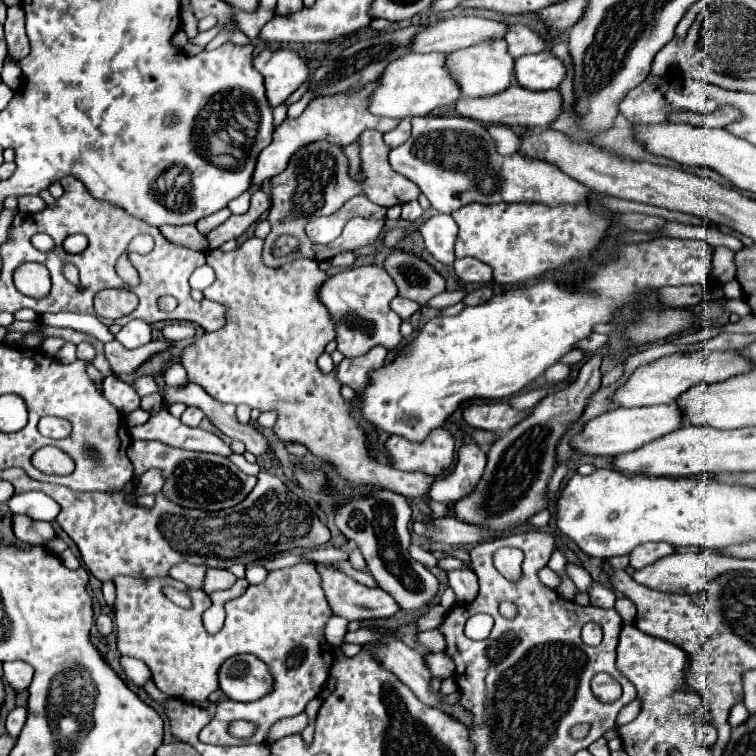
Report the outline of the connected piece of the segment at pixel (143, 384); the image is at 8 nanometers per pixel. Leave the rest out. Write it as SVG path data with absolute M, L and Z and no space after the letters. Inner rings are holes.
M140 376L134 380L134 390L140 394L140 396L146 396L146 394L152 394L152 392L158 392L160 388L156 386L154 378L152 376Z

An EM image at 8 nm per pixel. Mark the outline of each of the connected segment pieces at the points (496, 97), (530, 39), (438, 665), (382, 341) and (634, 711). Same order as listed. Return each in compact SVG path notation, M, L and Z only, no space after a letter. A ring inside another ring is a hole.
M518 84L508 86L504 92L484 96L484 98L460 98L454 106L454 112L464 118L480 120L484 124L504 124L514 130L520 128L534 128L534 126L548 126L556 116L560 114L562 98L558 90L544 90L544 92L532 92L526 88L518 88Z
M520 24L508 26L504 40L508 42L508 52L514 60L524 54L538 54L546 46L546 42L538 34L534 34L530 28L520 26Z
M438 652L438 654L426 654L424 656L426 660L426 666L430 670L430 676L432 678L440 678L440 680L446 680L452 676L454 672L454 664L450 660L450 656L446 656L446 652Z
M366 264L358 268L342 270L334 276L330 276L318 290L320 302L330 312L330 318L334 322L336 330L336 344L346 358L348 356L362 356L374 346L384 346L388 350L396 350L402 346L402 334L400 334L400 316L392 312L390 302L396 298L396 284L392 284L392 278L384 272L384 268Z
M634 700L632 704L628 704L628 706L618 714L618 718L616 718L616 728L632 722L632 720L638 716L638 712L640 712L640 700Z

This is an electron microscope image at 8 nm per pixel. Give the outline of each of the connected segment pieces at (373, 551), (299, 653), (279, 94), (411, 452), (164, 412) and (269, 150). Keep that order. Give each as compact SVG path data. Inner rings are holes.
M376 490L370 494L370 498L358 498L342 506L336 512L336 526L348 540L356 542L378 586L390 592L398 600L400 608L416 610L420 606L428 606L434 600L438 592L438 580L424 564L414 560L408 552L412 544L412 536L408 532L410 514L412 510L404 496Z
M298 564L292 568L284 570L274 570L268 574L268 578L258 584L258 586L248 586L246 592L230 602L226 602L226 622L224 628L208 636L202 626L202 612L210 606L210 598L196 588L188 588L186 584L180 584L178 580L172 580L166 576L164 580L132 580L128 576L120 576L114 580L116 586L116 642L118 650L124 656L134 656L140 658L148 664L152 670L152 680L154 684L168 696L172 698L184 698L188 702L194 700L206 700L210 692L218 690L218 680L216 672L220 664L236 654L254 654L260 658L272 676L272 692L262 696L260 700L254 702L234 702L230 698L222 698L216 702L216 714L212 722L200 732L200 740L206 744L214 746L242 746L242 744L264 744L270 728L280 720L280 718L292 718L304 712L304 706L320 696L326 680L328 680L328 664L332 662L332 646L324 638L324 624L332 616L328 602L324 598L318 570L312 564ZM172 586L176 590L188 592L192 598L192 608L180 608L174 602L170 602L164 596L164 588ZM230 720L252 720L258 724L258 732L250 740L236 740L228 734L228 724Z
M264 48L254 58L254 68L264 76L266 98L272 108L282 104L308 78L304 60L292 50Z
M444 426L434 428L422 442L410 442L404 436L390 436L384 448L390 464L404 472L442 476L454 462L454 436Z
M168 408L158 410L150 420L142 426L132 426L130 436L136 440L160 440L168 446L182 448L182 450L196 450L196 452L212 452L220 456L232 454L230 446L212 432L202 428L190 428L174 418Z
M372 84L368 88L364 88L364 92L356 92L356 96L348 96L348 100L340 100L340 96L334 96L332 100L312 100L298 118L294 118L294 120L286 118L274 130L274 138L272 138L270 146L266 146L260 152L252 182L254 182L254 178L256 180L262 178L262 182L264 182L264 180L270 180L276 174L280 174L286 168L292 152L296 152L296 148L302 148L304 144L310 144L316 140L328 140L328 142L346 146L346 144L356 142L358 136L368 128L374 128L380 132L390 132L392 128L396 128L400 120L388 120L388 118L372 116L368 112L368 108L364 108L364 100L368 100L368 92L372 92Z

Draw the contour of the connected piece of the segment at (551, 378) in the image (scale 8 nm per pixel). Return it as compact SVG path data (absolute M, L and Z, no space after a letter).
M557 363L546 370L545 378L549 384L558 384L562 382L571 372L571 366Z

